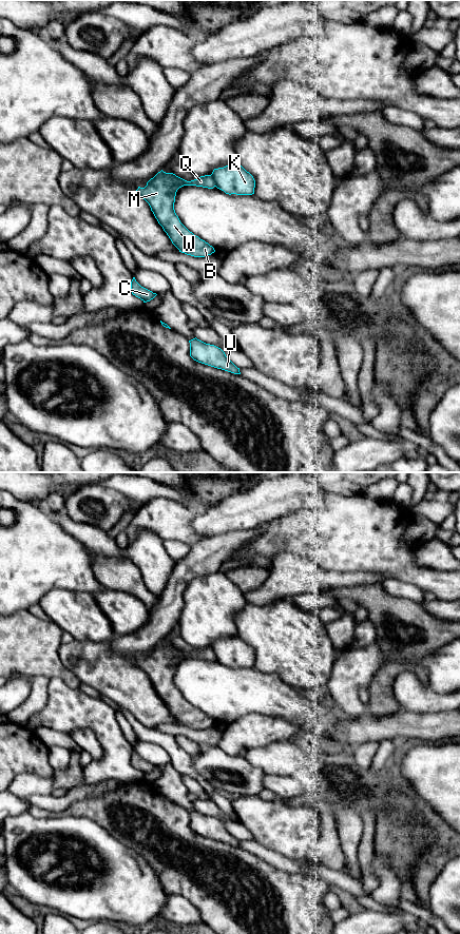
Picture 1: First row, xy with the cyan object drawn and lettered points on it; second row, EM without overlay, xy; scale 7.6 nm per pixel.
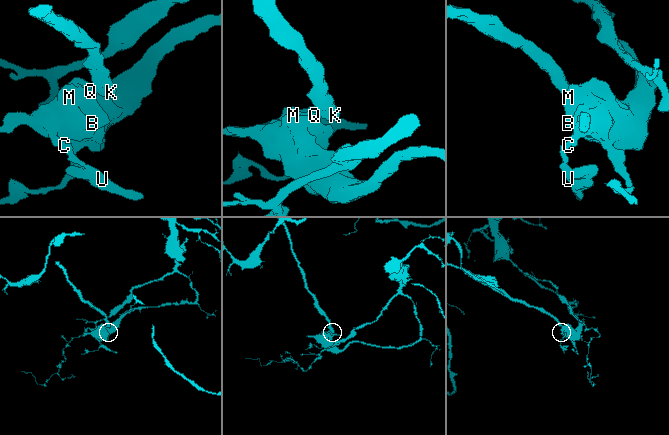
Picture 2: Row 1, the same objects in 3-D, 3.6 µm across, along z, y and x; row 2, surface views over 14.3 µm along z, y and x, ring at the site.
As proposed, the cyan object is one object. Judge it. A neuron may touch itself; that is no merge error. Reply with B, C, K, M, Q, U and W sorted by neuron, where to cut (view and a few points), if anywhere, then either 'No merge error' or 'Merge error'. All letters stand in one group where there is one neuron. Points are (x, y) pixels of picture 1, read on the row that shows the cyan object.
Groups: B C M Q U W / K. Split along xy (211, 174), (216, 186). Merge error

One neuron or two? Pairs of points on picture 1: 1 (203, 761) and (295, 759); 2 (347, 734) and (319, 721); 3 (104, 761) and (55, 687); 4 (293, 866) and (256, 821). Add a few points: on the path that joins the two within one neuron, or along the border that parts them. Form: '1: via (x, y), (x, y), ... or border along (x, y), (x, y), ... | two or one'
1: via (226, 765), (252, 765), (263, 760), (272, 759) | one
2: border along (343, 716), (328, 737) | two
3: via (107, 742), (107, 736), (81, 711), (74, 706) | one
4: border along (264, 845), (287, 857), (302, 861) | two

